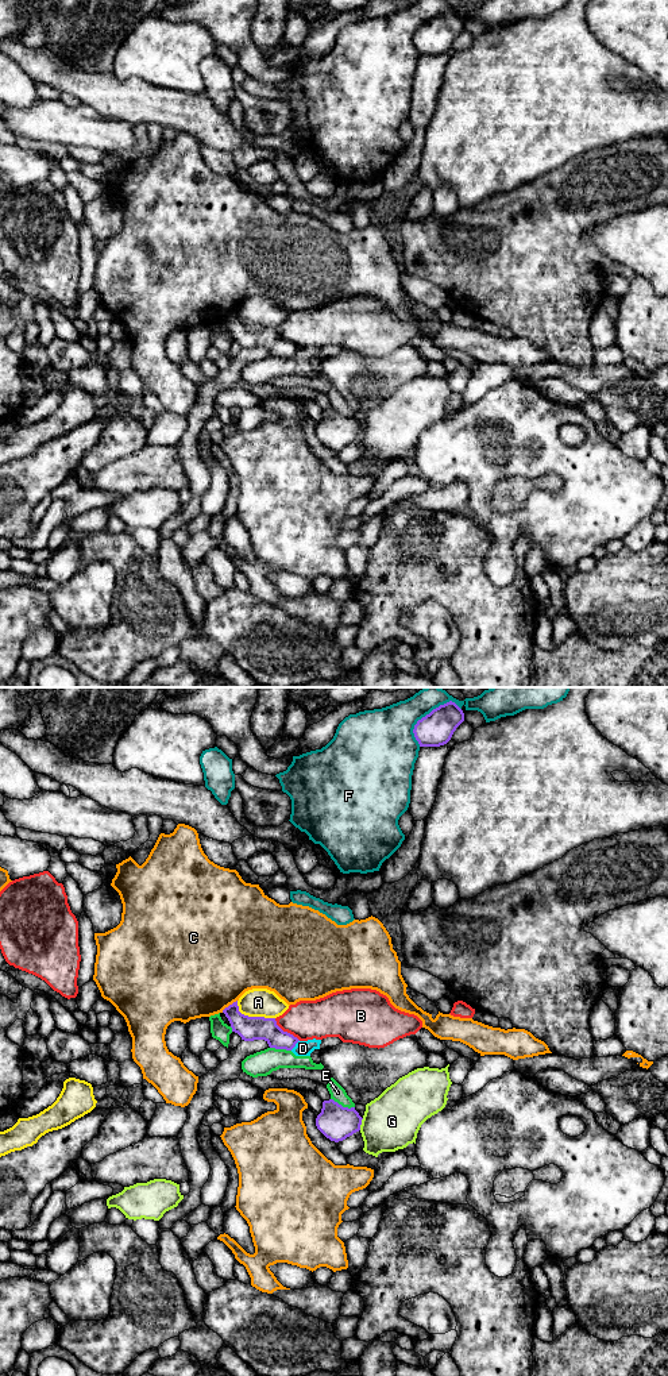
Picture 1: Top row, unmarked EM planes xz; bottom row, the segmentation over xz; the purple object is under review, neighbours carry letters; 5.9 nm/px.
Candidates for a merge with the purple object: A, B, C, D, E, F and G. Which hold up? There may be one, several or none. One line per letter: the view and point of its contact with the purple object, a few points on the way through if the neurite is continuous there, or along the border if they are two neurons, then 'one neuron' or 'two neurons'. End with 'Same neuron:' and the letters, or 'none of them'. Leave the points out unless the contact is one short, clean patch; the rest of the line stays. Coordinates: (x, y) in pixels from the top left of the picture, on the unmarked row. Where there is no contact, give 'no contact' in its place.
A: meets purple in xz at (253, 326); two neurons
B: meets purple in xz at (286, 340); two neurons
C: meets purple in xz at (230, 313); two neurons
D: meets purple in xz at (294, 354); border along xz (298, 349), (290, 358); two neurons
E: meets purple in xz at (342, 415); two neurons
F: meets purple in xz at (427, 23); two neurons
G: meets purple in xz at (360, 432); two neurons
Same neuron: none of them

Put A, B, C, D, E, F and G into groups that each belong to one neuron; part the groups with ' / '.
A / B / C / D E / F / G

